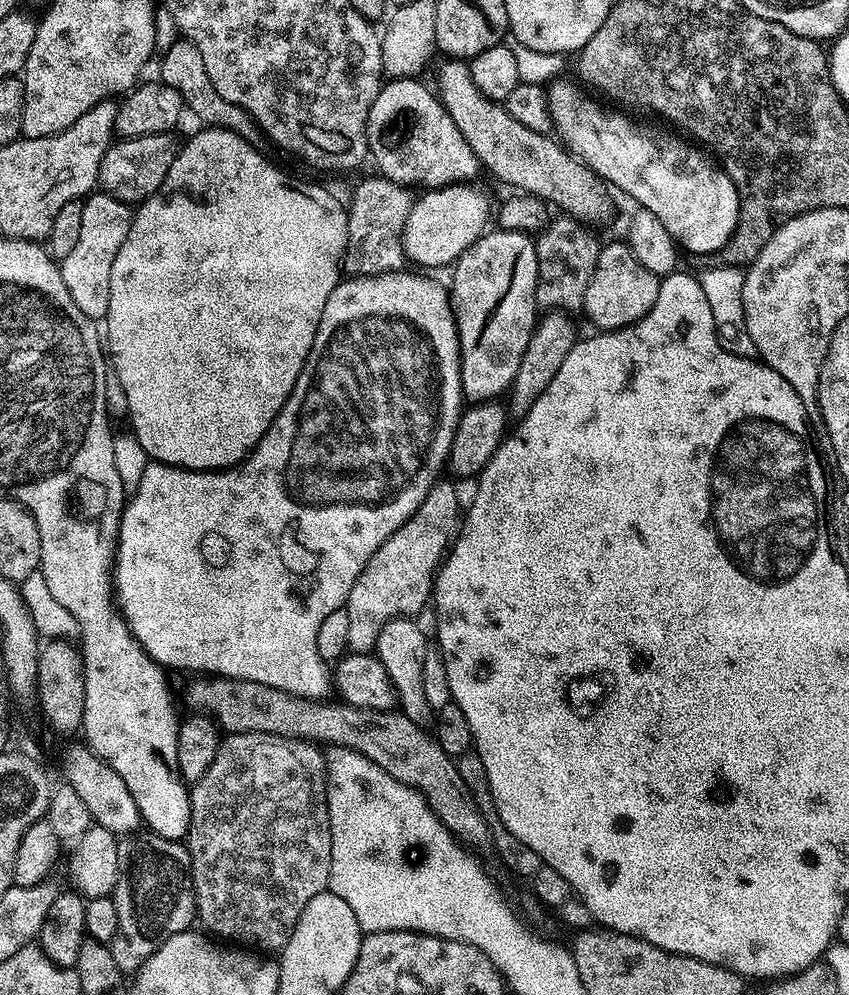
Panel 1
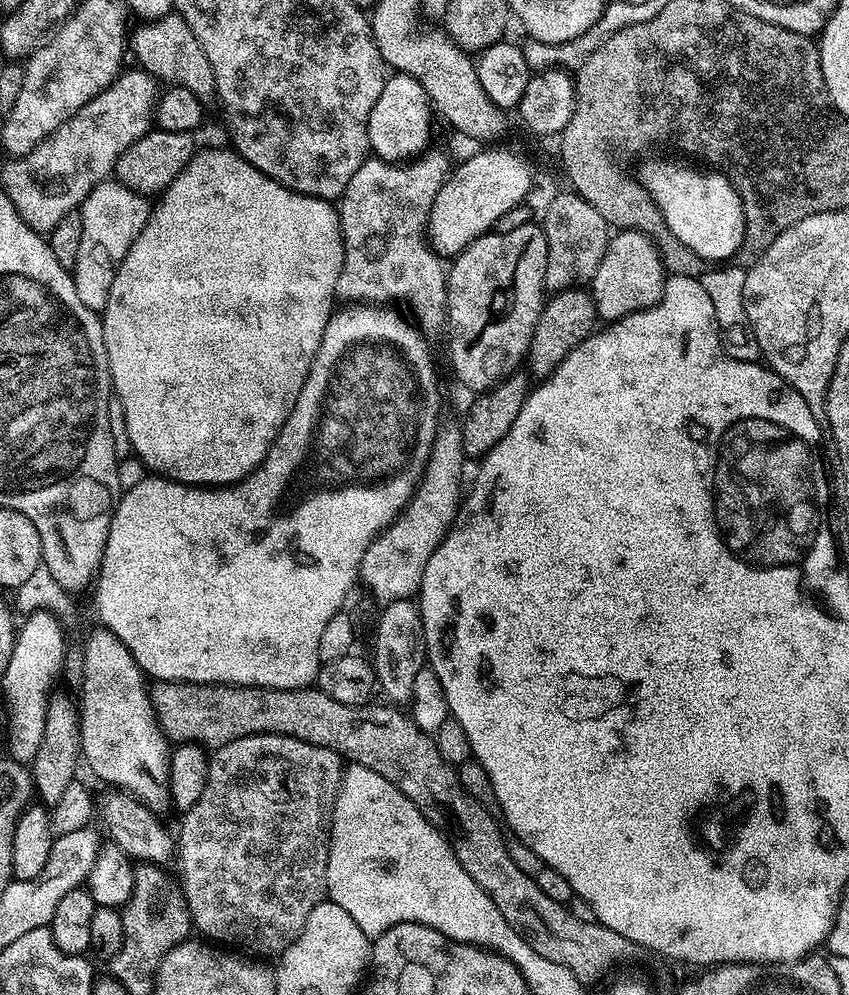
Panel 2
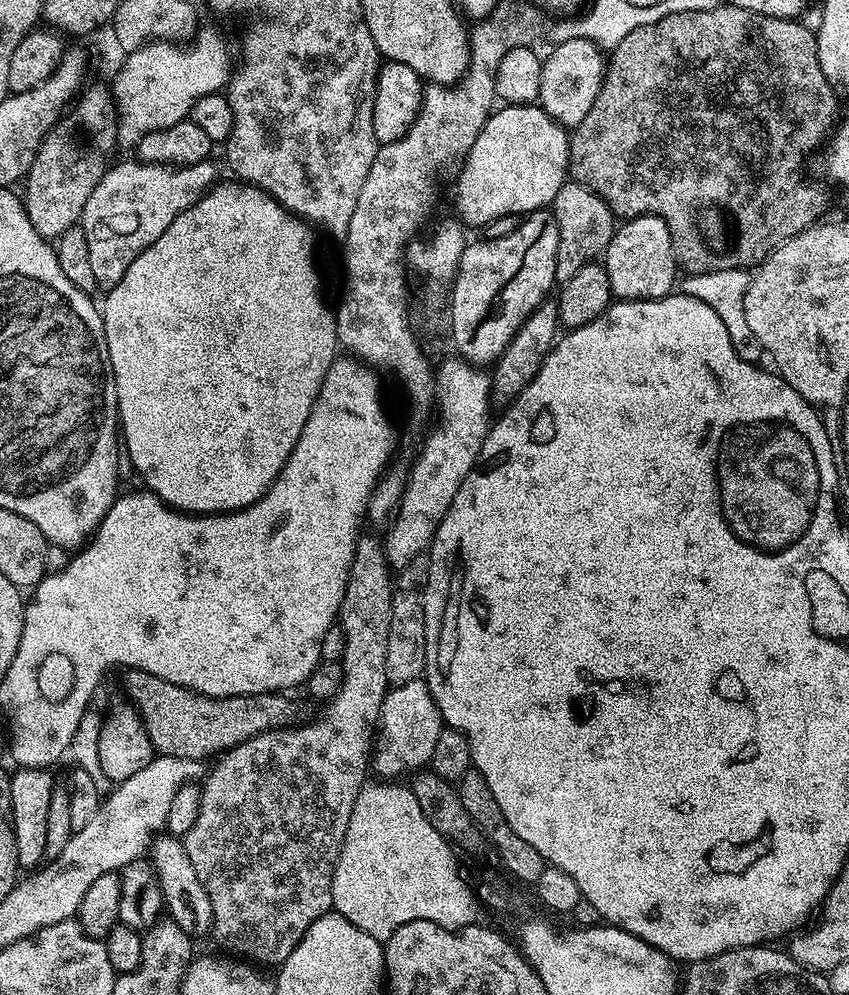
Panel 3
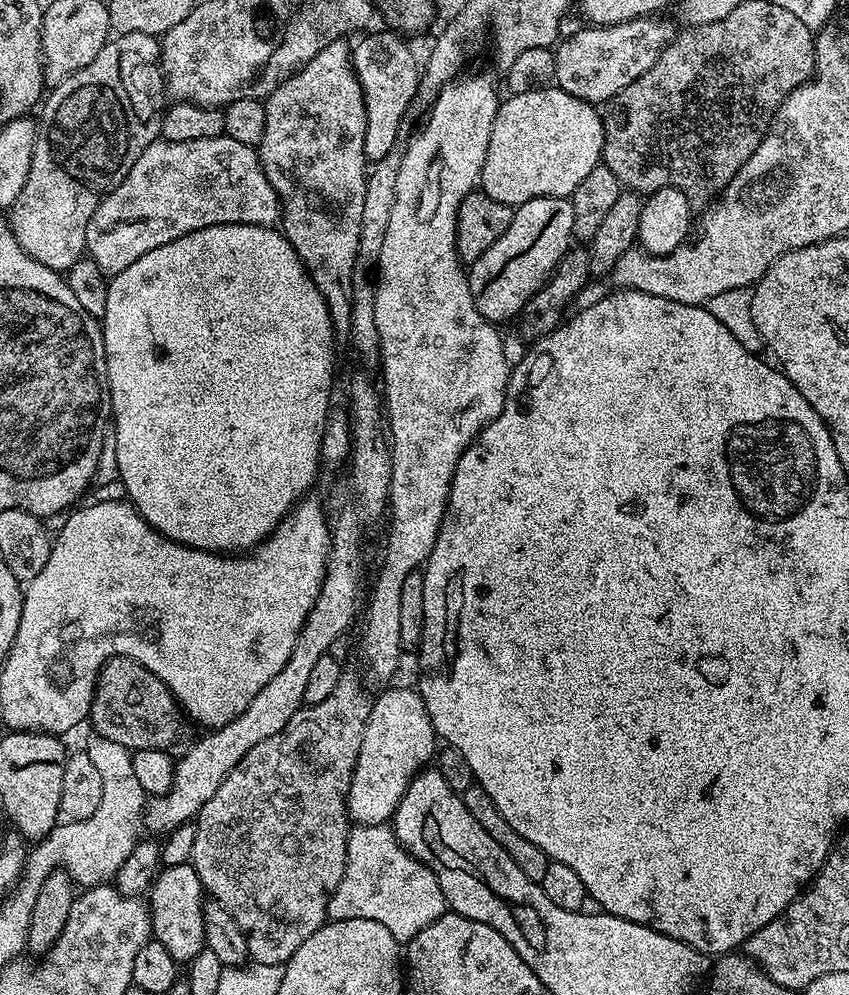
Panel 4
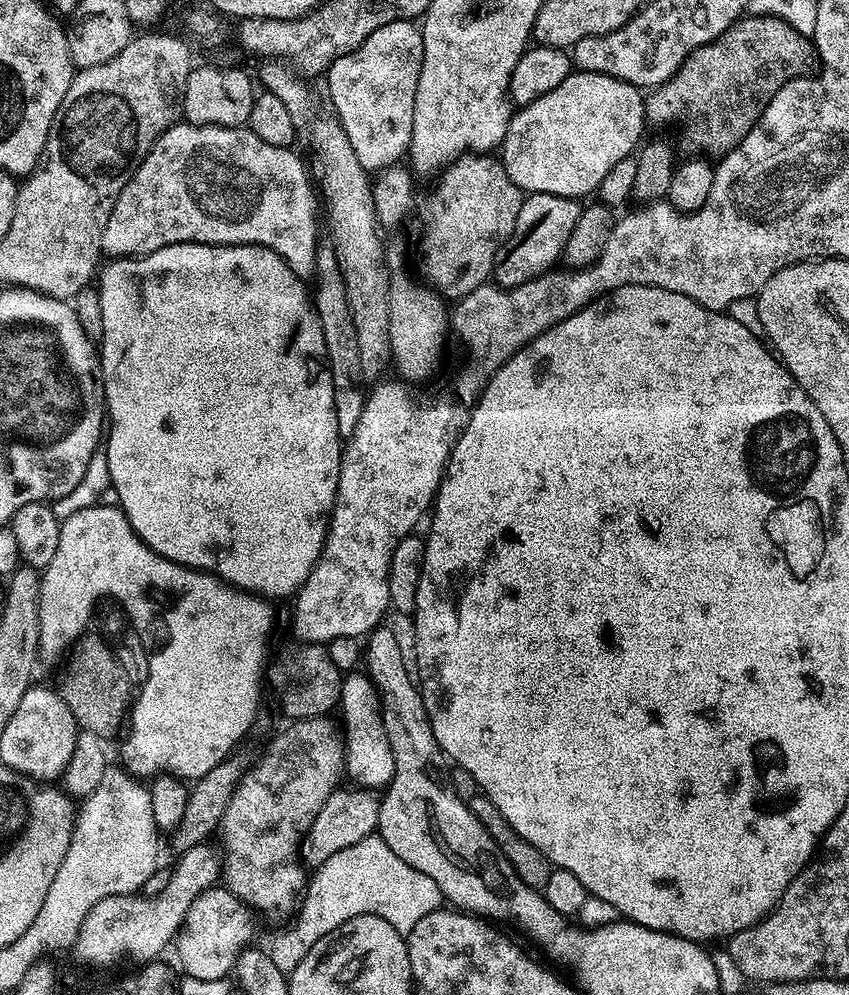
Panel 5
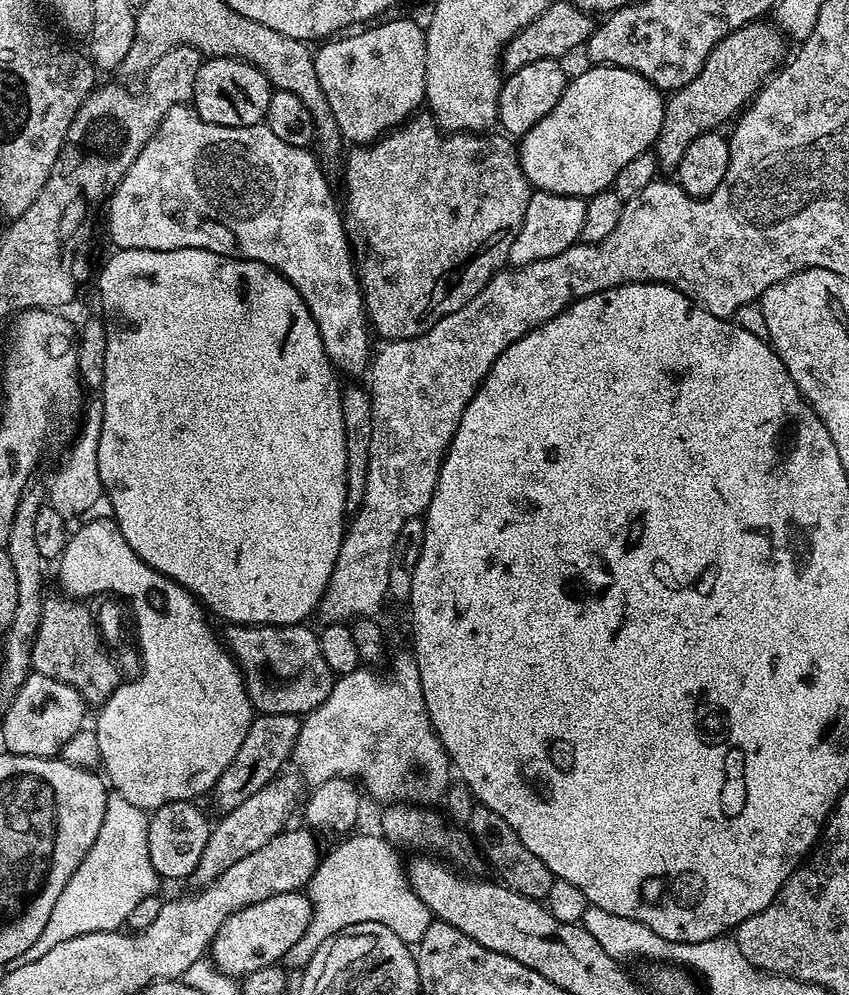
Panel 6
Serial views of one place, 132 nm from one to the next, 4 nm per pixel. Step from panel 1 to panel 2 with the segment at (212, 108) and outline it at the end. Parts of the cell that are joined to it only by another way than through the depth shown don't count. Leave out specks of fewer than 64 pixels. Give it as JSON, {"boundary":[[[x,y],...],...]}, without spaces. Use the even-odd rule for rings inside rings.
{"boundary":[[[173,10],[167,16],[137,24],[140,25],[130,32],[130,52],[136,55],[135,63],[139,67],[157,79],[170,80],[171,85],[190,90],[201,98],[215,93],[214,70],[210,70],[210,62],[206,62],[206,54],[198,38],[194,38],[194,30],[186,24],[186,18]]]}

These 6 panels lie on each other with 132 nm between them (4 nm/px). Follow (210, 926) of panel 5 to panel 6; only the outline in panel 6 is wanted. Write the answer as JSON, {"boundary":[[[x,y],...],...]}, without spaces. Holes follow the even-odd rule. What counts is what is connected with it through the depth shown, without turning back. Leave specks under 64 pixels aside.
{"boundary":[[[303,891],[278,894],[274,898],[266,898],[266,902],[254,902],[254,906],[246,906],[228,916],[226,922],[222,922],[218,934],[212,940],[210,959],[218,970],[233,978],[243,978],[247,972],[262,970],[262,966],[280,964],[290,946],[294,946],[294,942],[298,942],[302,934],[306,934],[306,926],[310,926],[311,917],[312,904]]]}

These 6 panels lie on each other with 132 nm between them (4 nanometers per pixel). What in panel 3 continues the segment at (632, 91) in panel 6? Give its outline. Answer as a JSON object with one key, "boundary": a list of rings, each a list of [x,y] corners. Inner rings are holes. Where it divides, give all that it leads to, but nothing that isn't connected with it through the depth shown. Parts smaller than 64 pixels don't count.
{"boundary":[[[510,104],[493,111],[482,126],[474,146],[470,146],[467,156],[459,165],[460,177],[456,180],[456,208],[459,219],[465,225],[473,224],[476,230],[503,216],[519,217],[547,209],[558,190],[569,179],[568,142],[569,133],[563,124],[552,120],[543,108],[536,104]]]}

